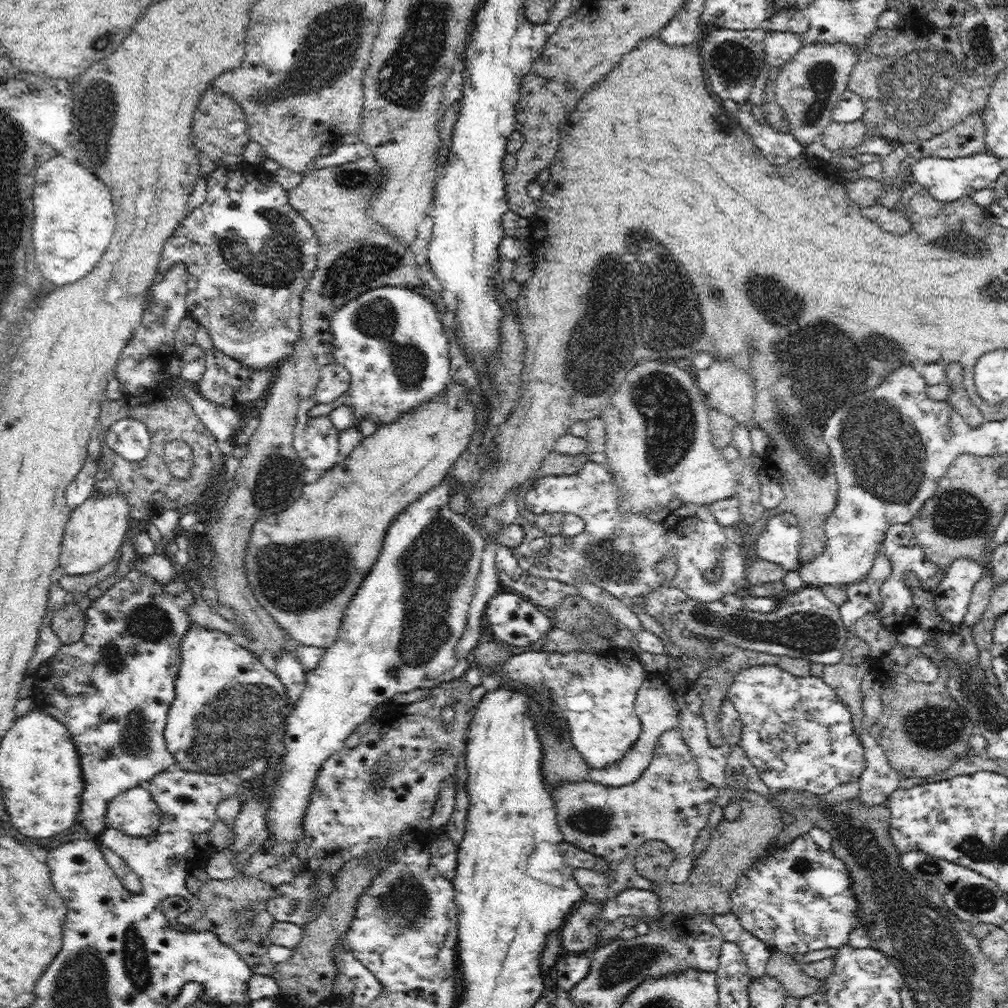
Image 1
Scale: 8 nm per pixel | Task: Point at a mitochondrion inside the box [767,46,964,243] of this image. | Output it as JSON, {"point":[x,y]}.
{"point":[821,77]}

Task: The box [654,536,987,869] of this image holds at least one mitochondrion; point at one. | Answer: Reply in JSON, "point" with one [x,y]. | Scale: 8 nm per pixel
{"point":[808,632]}

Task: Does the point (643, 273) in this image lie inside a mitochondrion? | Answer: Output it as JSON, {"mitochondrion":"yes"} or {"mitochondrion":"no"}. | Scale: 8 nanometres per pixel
{"mitochondrion":"yes"}

